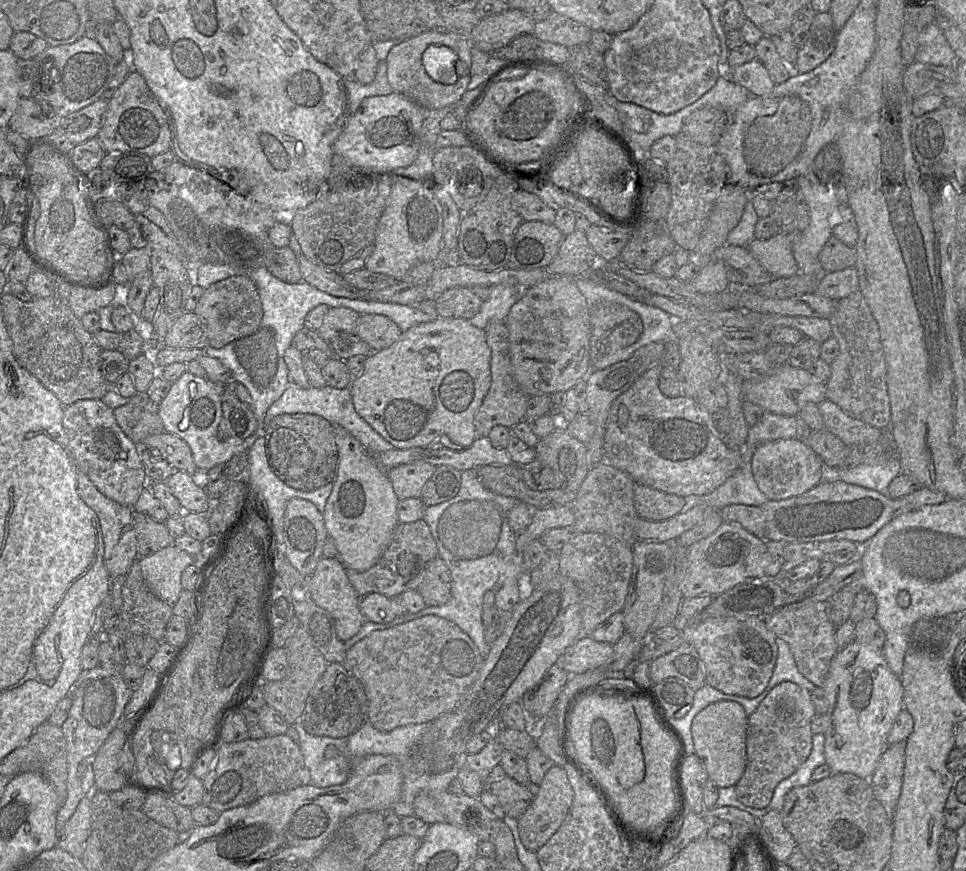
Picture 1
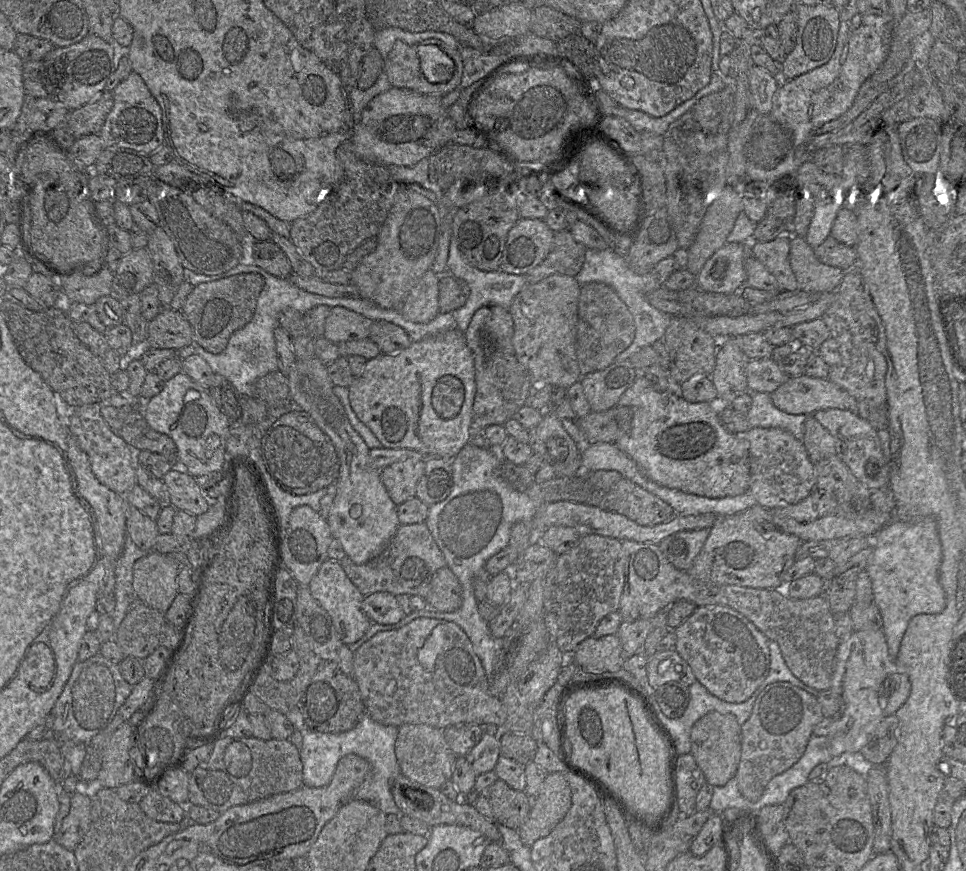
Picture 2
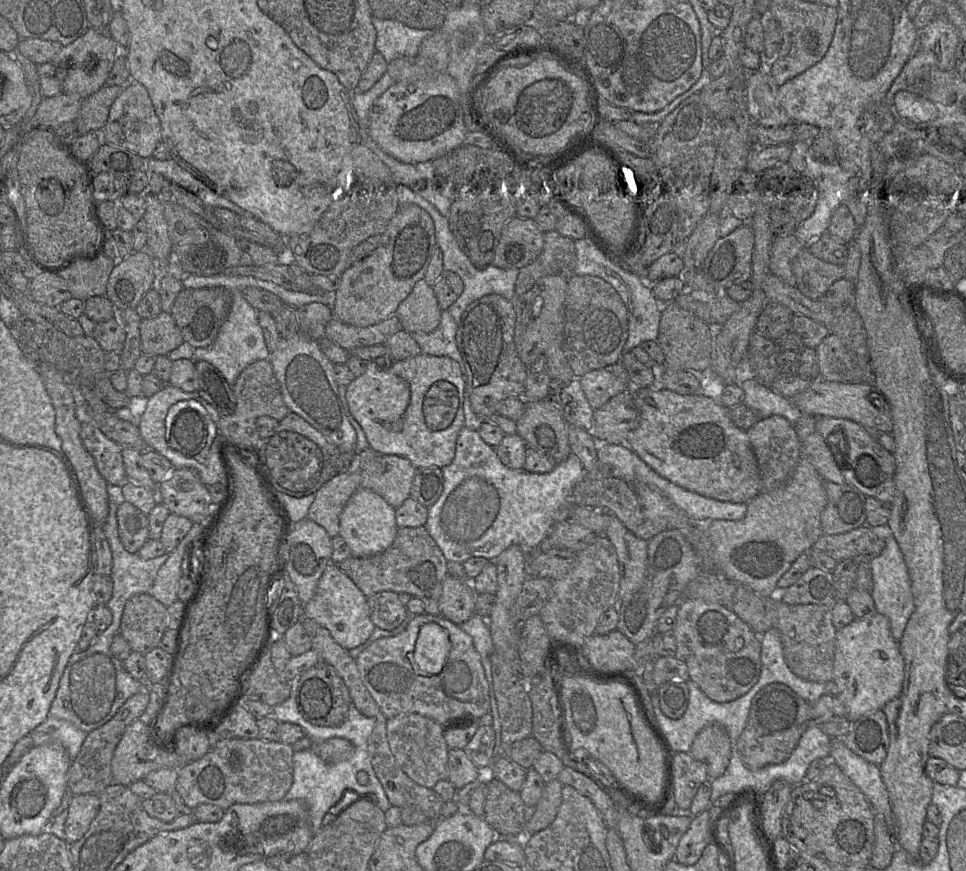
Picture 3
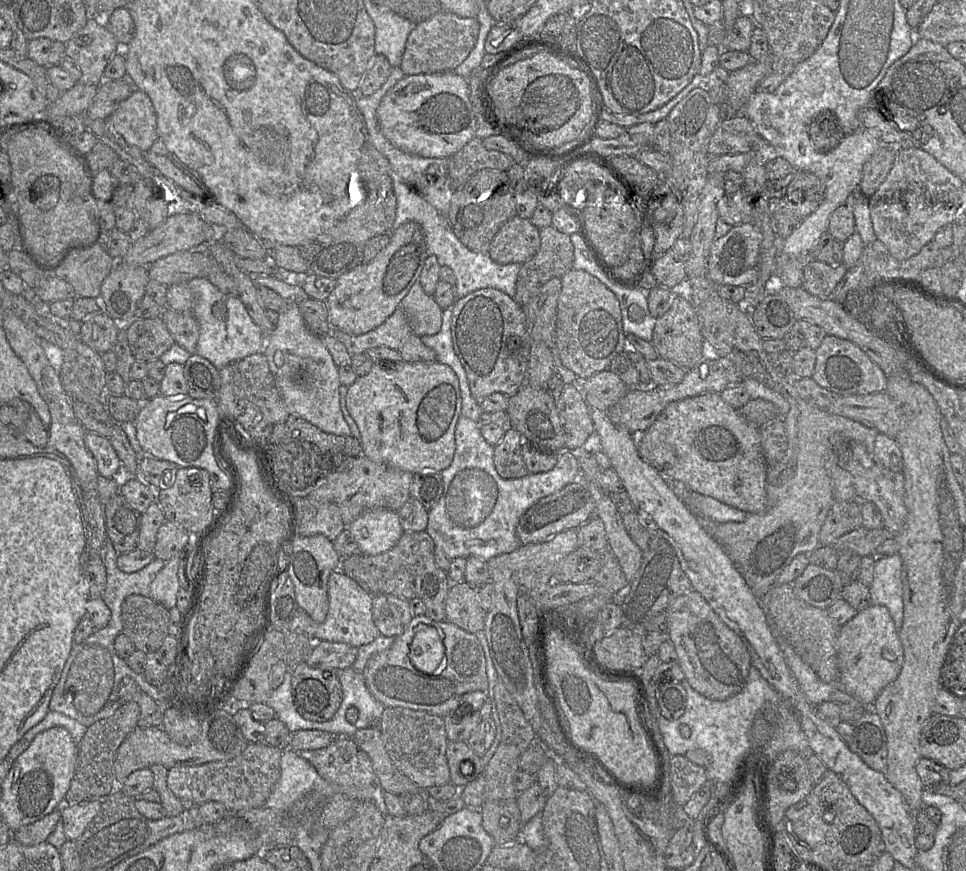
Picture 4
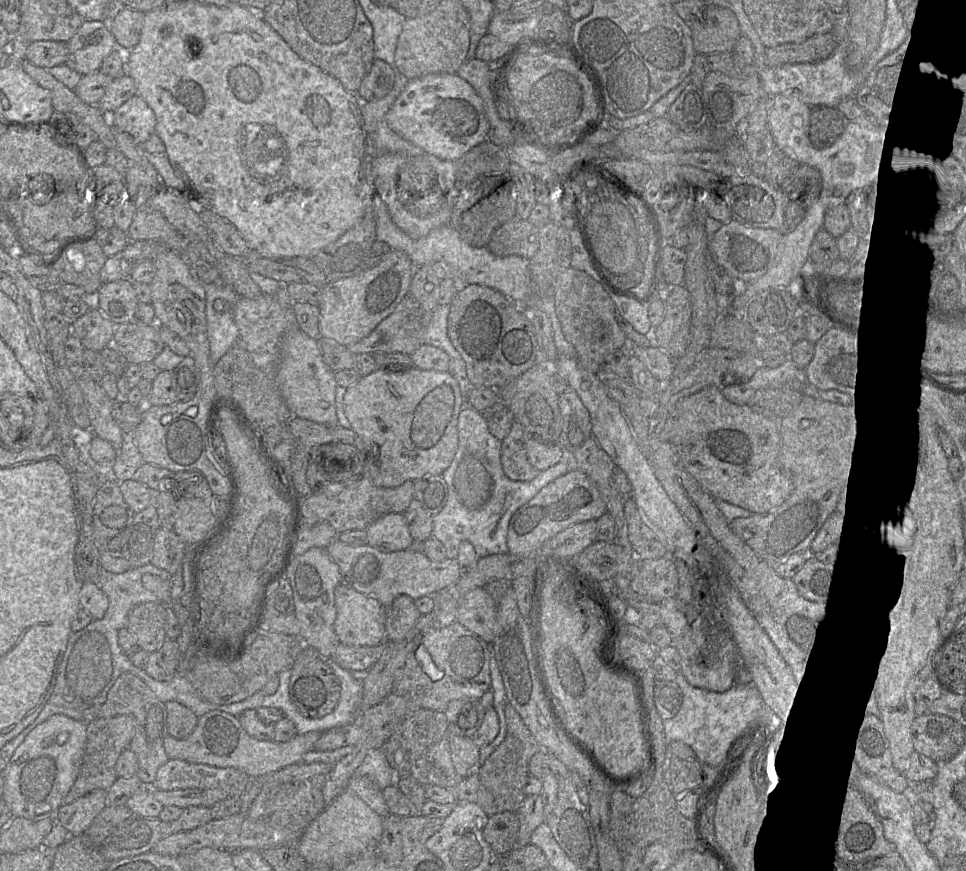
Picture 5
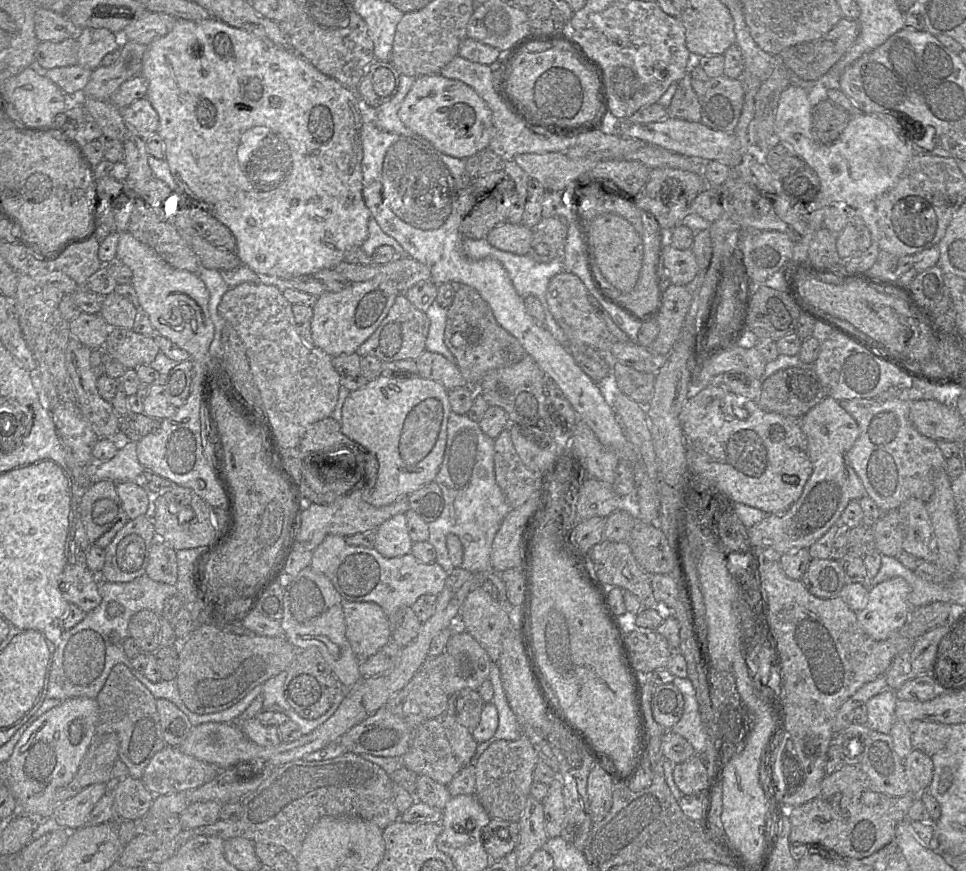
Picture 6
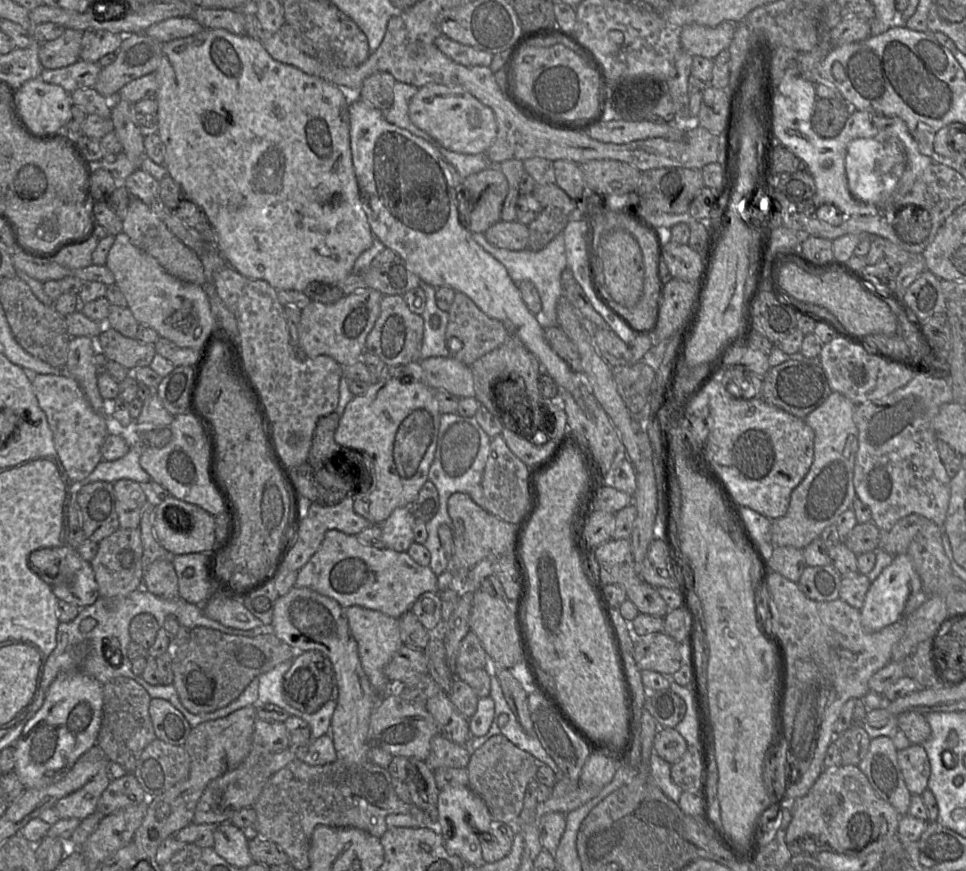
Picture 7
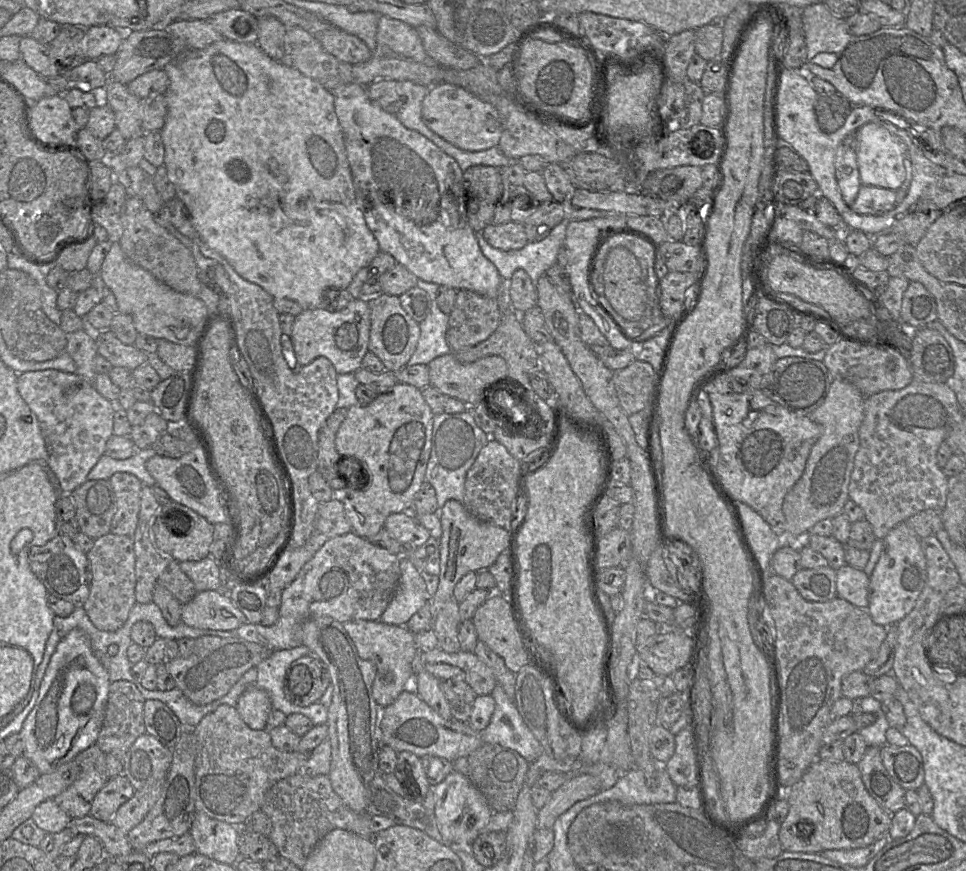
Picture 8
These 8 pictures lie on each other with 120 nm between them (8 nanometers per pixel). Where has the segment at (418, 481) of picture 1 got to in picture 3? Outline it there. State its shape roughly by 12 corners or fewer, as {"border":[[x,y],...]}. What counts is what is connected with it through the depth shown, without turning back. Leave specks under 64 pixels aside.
{"border":[[376,455],[360,487],[395,510],[410,497],[416,467]]}

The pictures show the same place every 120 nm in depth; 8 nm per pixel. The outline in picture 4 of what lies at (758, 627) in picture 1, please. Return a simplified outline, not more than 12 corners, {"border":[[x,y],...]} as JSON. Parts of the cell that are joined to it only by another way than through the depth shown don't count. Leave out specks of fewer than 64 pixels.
{"border":[[693,589],[665,612],[691,687],[739,693],[751,667],[741,637]]}

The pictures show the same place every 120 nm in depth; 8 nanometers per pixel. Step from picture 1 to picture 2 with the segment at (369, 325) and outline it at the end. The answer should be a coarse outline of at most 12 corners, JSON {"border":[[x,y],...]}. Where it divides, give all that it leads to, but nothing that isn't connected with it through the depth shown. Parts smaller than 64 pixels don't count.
{"border":[[372,323],[369,339],[381,354],[400,352],[412,342],[401,327]]}

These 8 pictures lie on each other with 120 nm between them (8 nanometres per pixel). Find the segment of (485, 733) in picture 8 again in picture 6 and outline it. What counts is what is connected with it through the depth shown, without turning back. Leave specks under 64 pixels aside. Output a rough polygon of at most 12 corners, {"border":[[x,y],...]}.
{"border":[[492,662],[489,680],[491,702],[498,711],[492,738],[477,744],[469,764],[494,741],[517,740],[523,735],[502,686],[500,669]]}

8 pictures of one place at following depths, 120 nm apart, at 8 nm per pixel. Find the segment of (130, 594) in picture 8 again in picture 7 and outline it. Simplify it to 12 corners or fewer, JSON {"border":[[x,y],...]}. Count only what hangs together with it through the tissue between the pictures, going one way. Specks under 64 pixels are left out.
{"border":[[118,528],[90,565],[99,597],[142,588],[139,528]]}

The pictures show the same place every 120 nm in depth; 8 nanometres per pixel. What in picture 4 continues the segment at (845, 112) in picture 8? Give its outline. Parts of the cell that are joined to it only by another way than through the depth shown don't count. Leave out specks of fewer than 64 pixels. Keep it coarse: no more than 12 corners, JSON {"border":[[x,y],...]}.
{"border":[[824,110],[808,124],[821,153],[844,138],[836,116]]}

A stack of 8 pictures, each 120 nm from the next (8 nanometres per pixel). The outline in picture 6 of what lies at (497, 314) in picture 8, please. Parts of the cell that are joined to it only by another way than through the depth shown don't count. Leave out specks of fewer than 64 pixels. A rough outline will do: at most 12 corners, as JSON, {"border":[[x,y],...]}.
{"border":[[456,285],[444,343],[470,386],[527,355]]}

